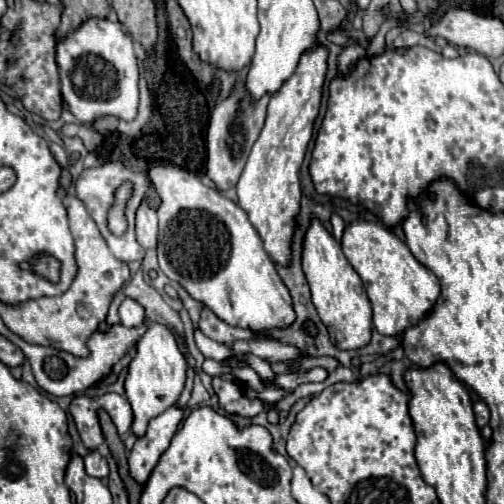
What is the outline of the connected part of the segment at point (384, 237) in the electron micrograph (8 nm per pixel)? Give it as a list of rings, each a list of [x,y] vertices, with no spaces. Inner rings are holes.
[[[352,220],[344,228],[342,250],[364,282],[366,294],[372,304],[372,322],[380,334],[402,334],[406,328],[422,320],[440,296],[438,278],[412,256],[404,240],[400,240],[382,224]]]

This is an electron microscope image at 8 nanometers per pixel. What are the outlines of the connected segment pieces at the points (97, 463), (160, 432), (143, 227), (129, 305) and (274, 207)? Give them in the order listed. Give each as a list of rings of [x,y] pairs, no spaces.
[[[92,450],[84,456],[84,466],[86,466],[86,472],[94,478],[106,478],[108,476],[108,460],[98,450]]]
[[[170,406],[166,412],[152,418],[148,424],[146,436],[136,440],[128,458],[130,474],[136,482],[144,484],[148,480],[150,472],[154,470],[154,464],[158,464],[158,456],[162,456],[162,452],[170,446],[170,440],[178,430],[182,414],[184,414],[184,408]]]
[[[140,204],[136,212],[136,236],[144,248],[156,248],[156,232],[158,232],[158,218],[156,210],[148,204]]]
[[[124,298],[122,304],[120,304],[120,312],[118,314],[120,314],[120,322],[124,326],[128,326],[128,328],[140,326],[144,322],[144,318],[146,318],[144,308],[134,298]]]
[[[316,42],[300,56],[296,72],[272,94],[266,124],[248,156],[246,168],[236,184],[238,204],[246,210],[252,226],[264,240],[264,248],[278,264],[290,264],[290,238],[294,216],[300,210],[300,166],[312,138],[314,120],[322,104],[322,86],[328,72],[328,48]]]

